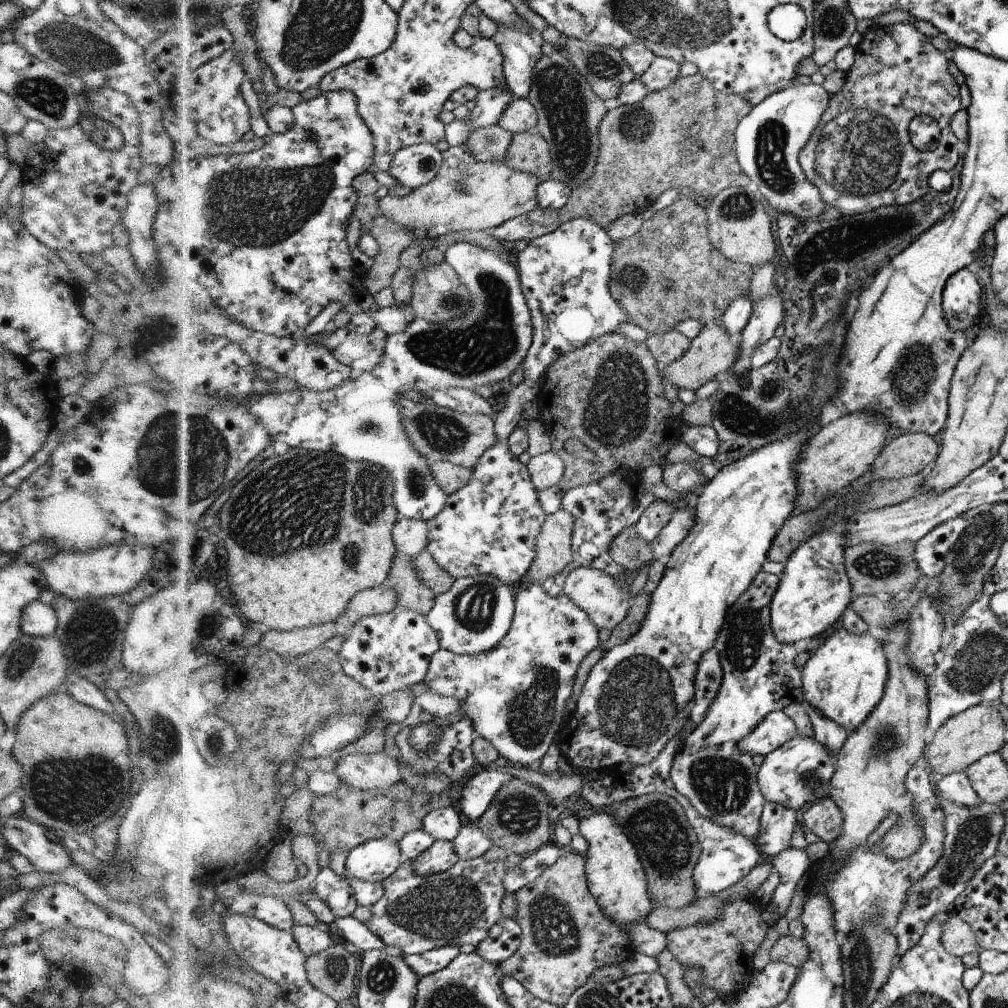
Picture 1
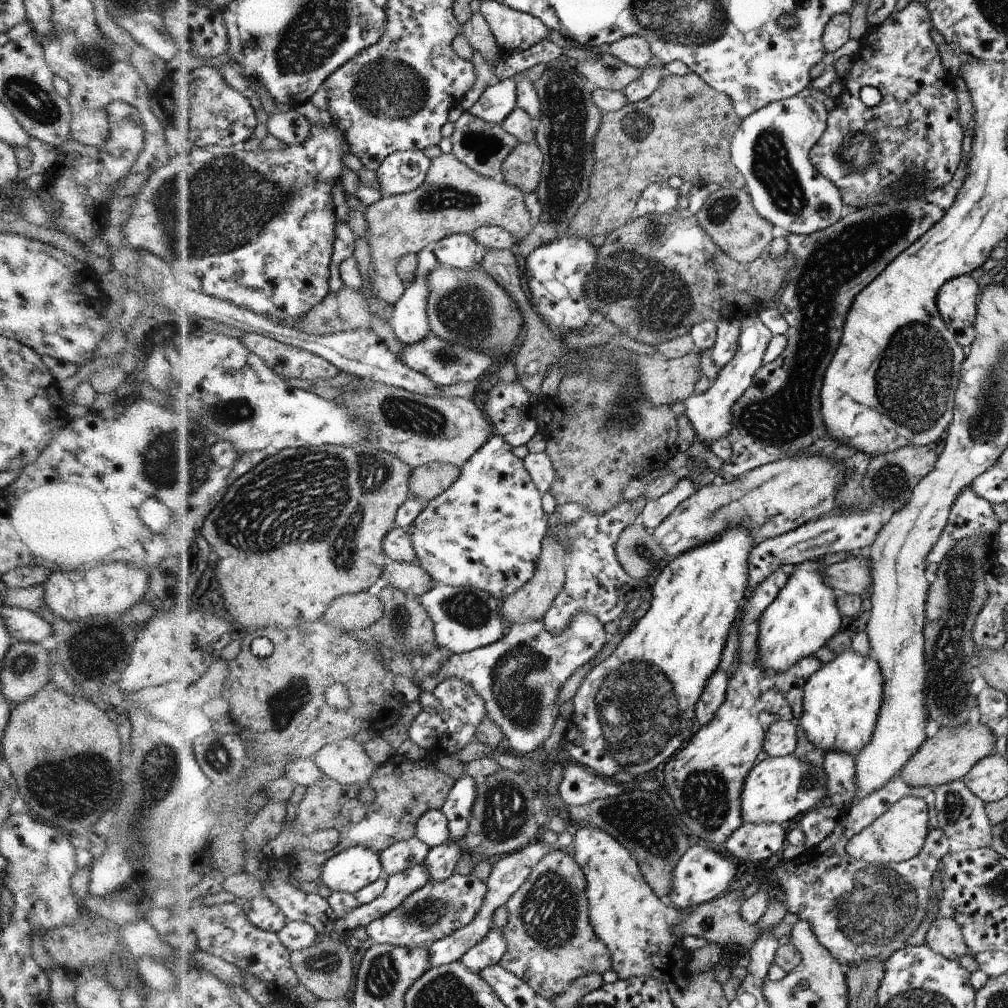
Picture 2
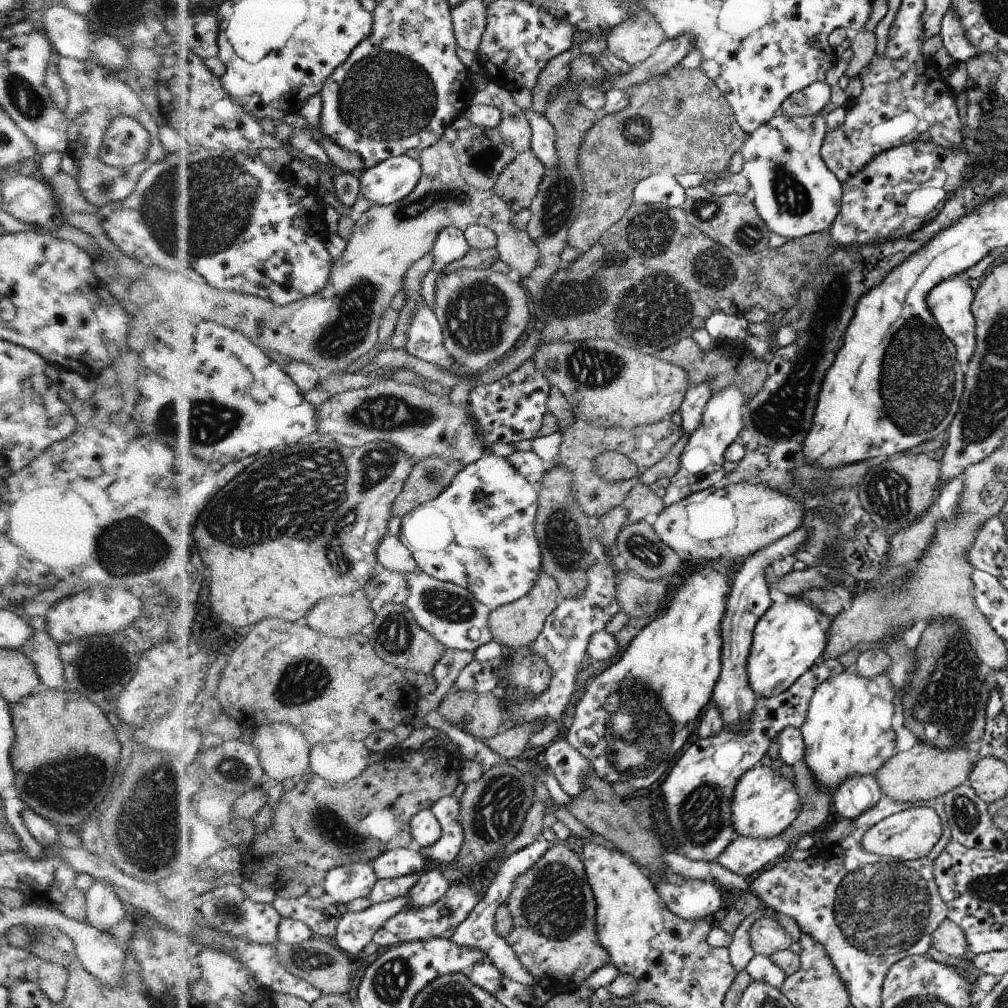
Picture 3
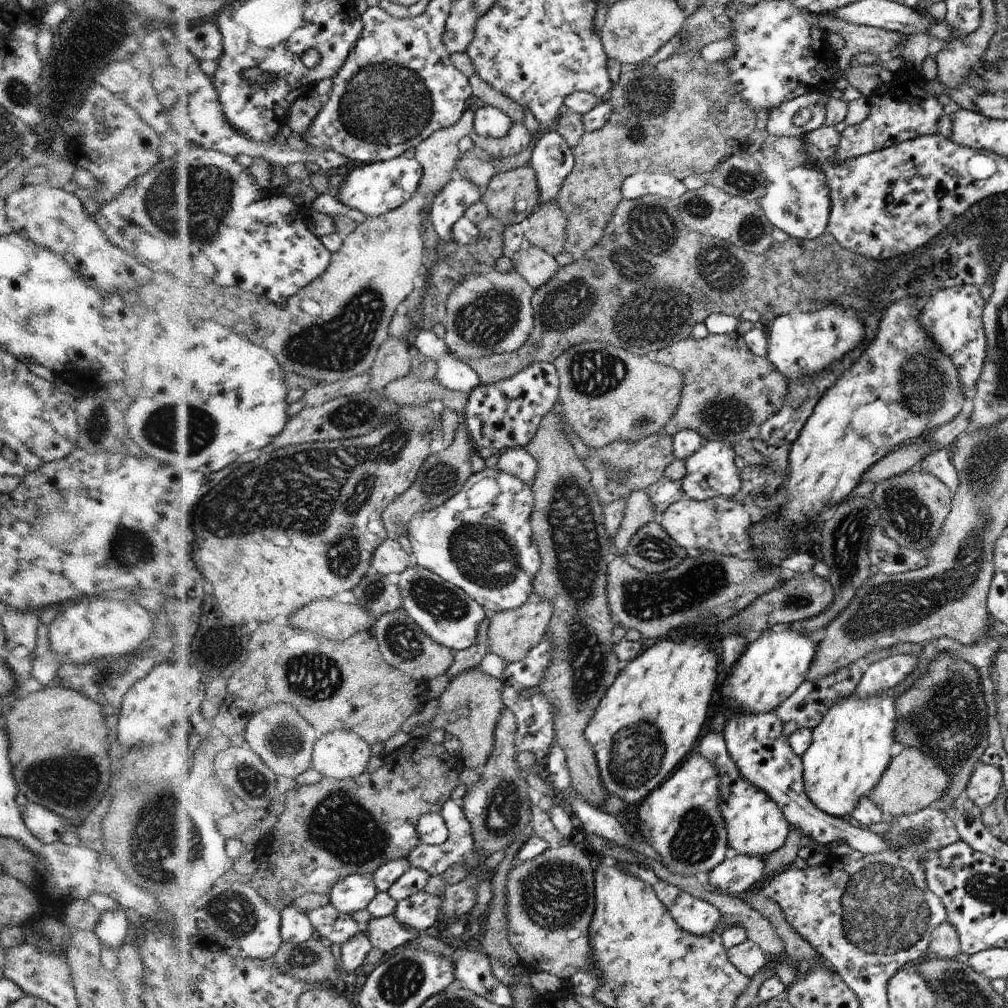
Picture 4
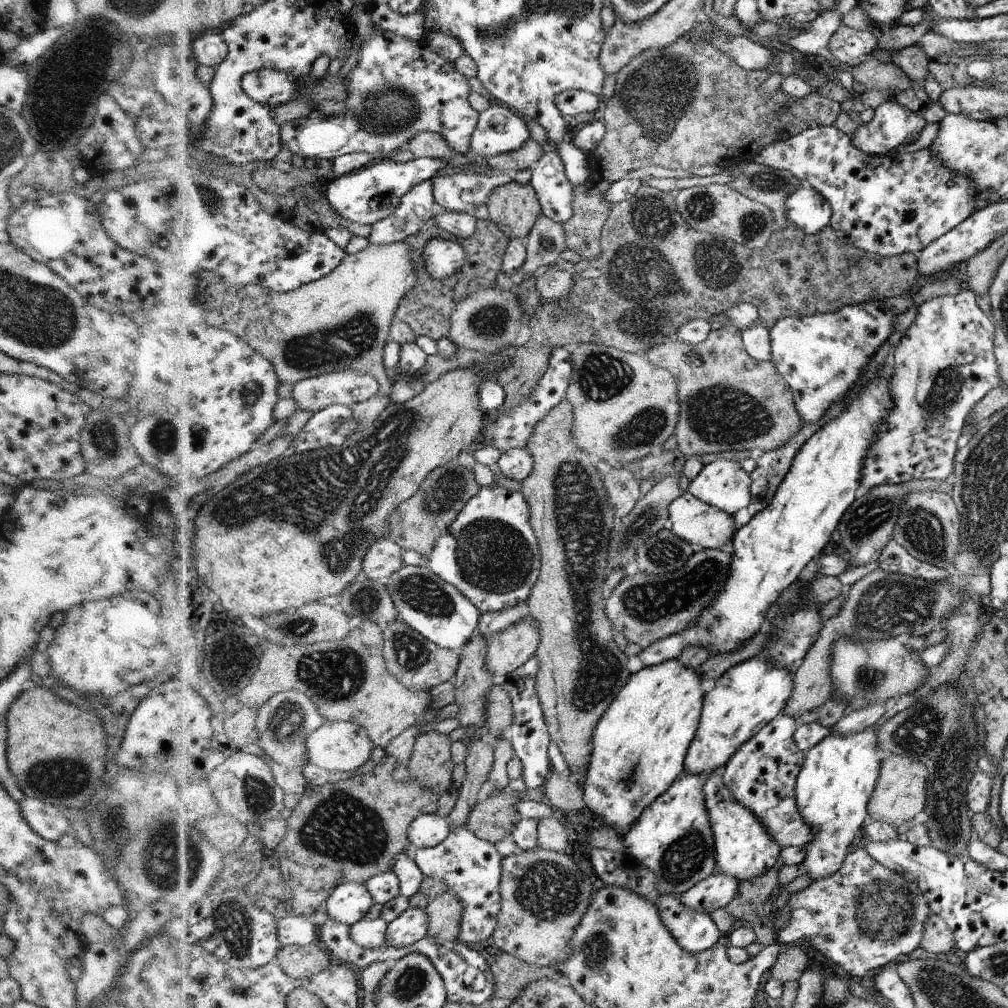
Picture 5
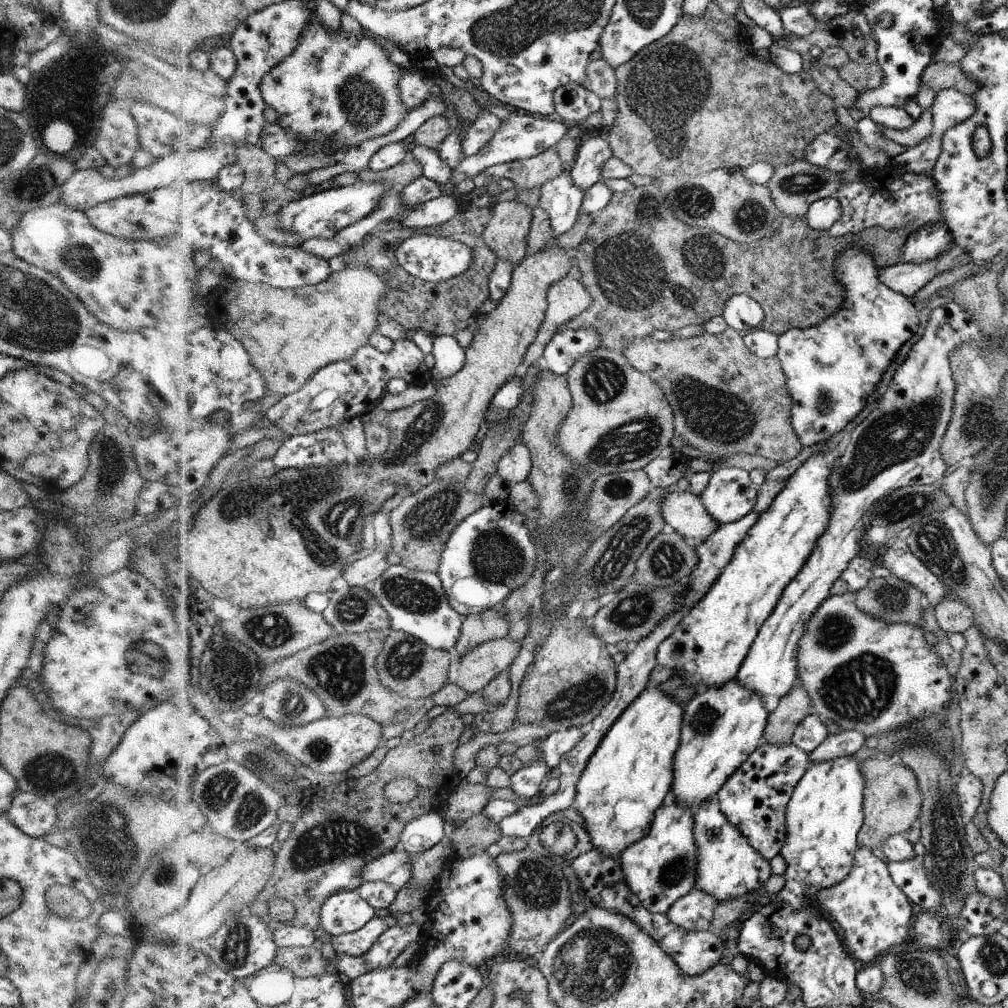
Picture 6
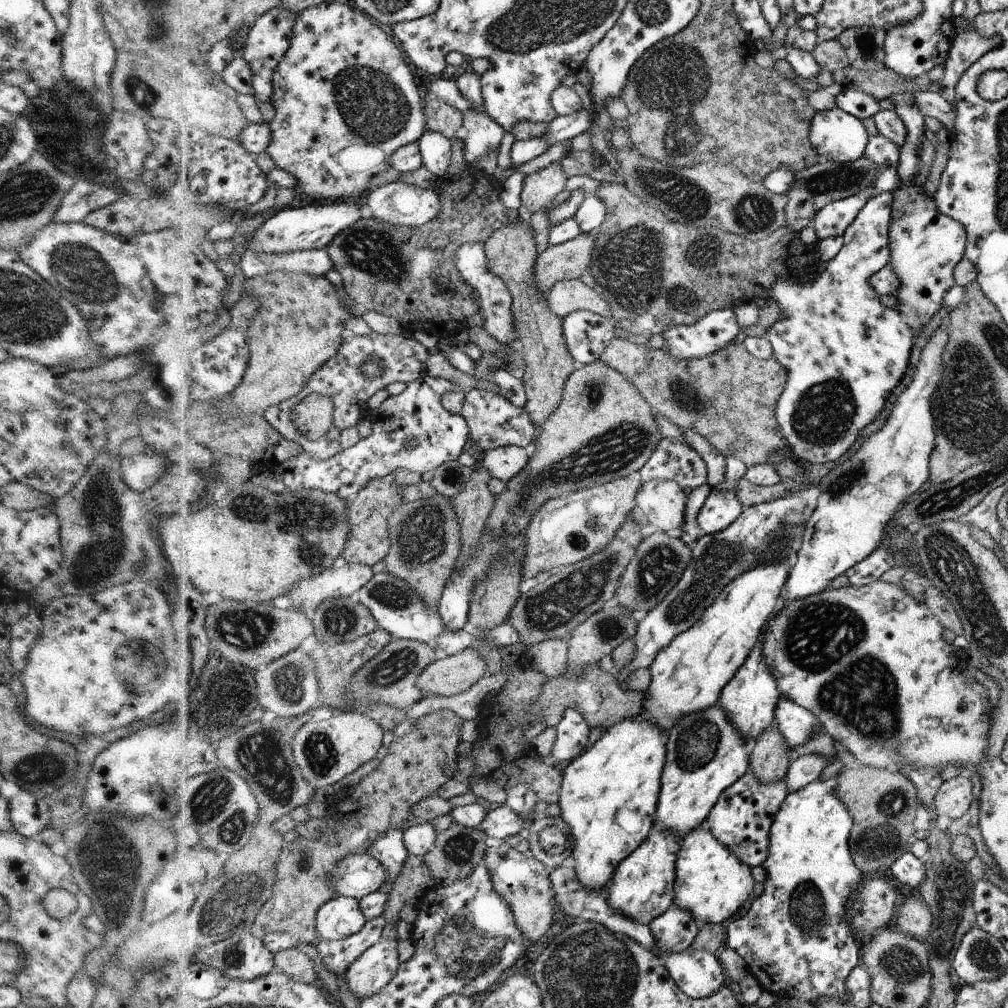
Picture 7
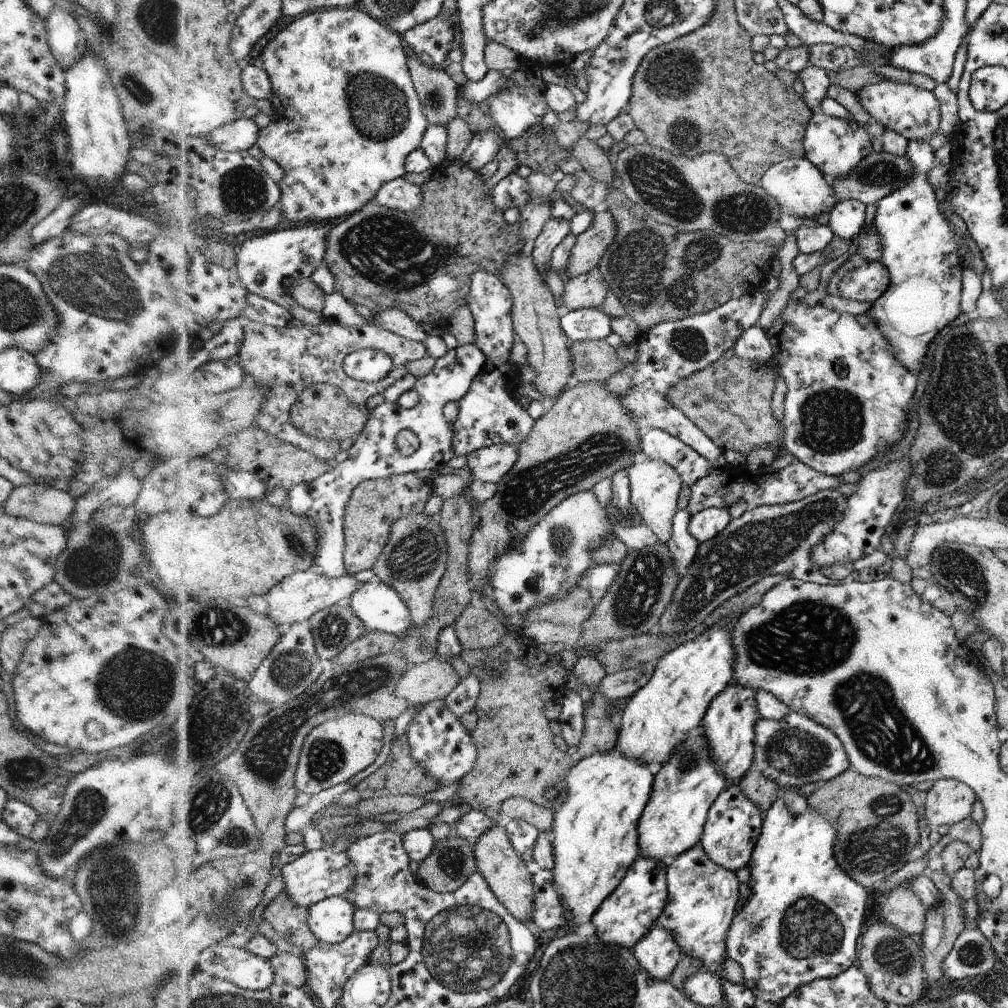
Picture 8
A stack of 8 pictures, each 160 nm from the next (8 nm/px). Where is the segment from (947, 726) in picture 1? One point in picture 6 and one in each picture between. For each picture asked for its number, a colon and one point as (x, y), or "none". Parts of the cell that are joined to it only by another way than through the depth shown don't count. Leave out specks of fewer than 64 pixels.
2: (948, 756)
3: (923, 772)
4: (914, 780)
5: (901, 792)
6: (893, 798)

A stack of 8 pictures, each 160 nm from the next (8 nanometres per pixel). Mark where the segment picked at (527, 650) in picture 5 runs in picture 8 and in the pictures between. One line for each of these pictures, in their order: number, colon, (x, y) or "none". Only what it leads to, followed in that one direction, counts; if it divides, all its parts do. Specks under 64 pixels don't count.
6: (474, 671)
7: (452, 675)
8: (436, 679)

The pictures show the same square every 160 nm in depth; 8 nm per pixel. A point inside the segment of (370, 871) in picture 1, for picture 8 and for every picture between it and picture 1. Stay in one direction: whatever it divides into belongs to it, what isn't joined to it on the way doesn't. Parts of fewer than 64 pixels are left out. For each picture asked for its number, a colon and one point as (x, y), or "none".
2: (353, 870)
3: (347, 883)
4: (352, 894)
5: (350, 903)
6: (346, 911)
7: (343, 917)
8: (333, 920)

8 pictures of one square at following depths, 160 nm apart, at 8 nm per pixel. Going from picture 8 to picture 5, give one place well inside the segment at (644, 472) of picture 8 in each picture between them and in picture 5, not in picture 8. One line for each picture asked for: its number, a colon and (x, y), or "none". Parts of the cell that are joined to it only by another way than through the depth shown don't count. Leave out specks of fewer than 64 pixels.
5: (695, 522)
6: (684, 512)
7: (661, 502)

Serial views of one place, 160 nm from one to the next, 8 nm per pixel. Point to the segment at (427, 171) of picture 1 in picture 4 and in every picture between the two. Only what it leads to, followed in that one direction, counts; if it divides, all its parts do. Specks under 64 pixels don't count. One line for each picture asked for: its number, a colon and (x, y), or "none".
2: (403, 172)
3: (391, 181)
4: (376, 190)

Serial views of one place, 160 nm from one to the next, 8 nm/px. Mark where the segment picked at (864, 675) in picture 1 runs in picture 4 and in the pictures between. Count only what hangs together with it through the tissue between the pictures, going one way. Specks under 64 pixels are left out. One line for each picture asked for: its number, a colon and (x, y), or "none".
2: (842, 701)
3: (848, 731)
4: (850, 751)

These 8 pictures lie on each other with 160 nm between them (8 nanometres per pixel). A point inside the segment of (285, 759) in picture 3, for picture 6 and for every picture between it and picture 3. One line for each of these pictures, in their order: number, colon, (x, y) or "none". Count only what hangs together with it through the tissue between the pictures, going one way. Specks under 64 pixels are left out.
4: (280, 735)
5: (286, 722)
6: (290, 702)

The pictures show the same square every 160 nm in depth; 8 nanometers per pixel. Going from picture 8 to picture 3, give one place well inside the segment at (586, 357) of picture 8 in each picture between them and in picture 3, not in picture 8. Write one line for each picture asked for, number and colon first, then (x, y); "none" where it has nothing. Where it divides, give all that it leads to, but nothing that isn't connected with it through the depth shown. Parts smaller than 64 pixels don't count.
3: (730, 363)
4: (729, 392)
5: (729, 401)
6: (726, 401)
7: (729, 397)

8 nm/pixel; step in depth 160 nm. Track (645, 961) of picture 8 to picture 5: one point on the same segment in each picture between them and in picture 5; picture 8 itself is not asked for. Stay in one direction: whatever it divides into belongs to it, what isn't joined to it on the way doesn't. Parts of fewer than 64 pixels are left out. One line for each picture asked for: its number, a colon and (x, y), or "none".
5: (717, 891)
6: (694, 912)
7: (674, 931)

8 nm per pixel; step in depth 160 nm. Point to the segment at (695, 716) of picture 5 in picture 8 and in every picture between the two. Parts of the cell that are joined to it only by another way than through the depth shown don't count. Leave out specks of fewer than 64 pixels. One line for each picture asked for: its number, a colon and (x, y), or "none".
6: (625, 782)
7: (608, 796)
8: (594, 834)

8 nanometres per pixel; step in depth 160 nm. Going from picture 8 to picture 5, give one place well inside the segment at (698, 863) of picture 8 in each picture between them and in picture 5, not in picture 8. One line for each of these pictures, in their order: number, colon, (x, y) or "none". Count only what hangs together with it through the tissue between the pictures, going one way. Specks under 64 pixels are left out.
5: (745, 850)
6: (728, 867)
7: (711, 884)

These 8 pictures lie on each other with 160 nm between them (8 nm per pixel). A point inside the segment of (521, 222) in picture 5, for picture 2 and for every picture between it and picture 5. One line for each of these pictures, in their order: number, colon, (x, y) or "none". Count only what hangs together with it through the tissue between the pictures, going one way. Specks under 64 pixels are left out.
2: (522, 167)
3: (518, 184)
4: (512, 196)

